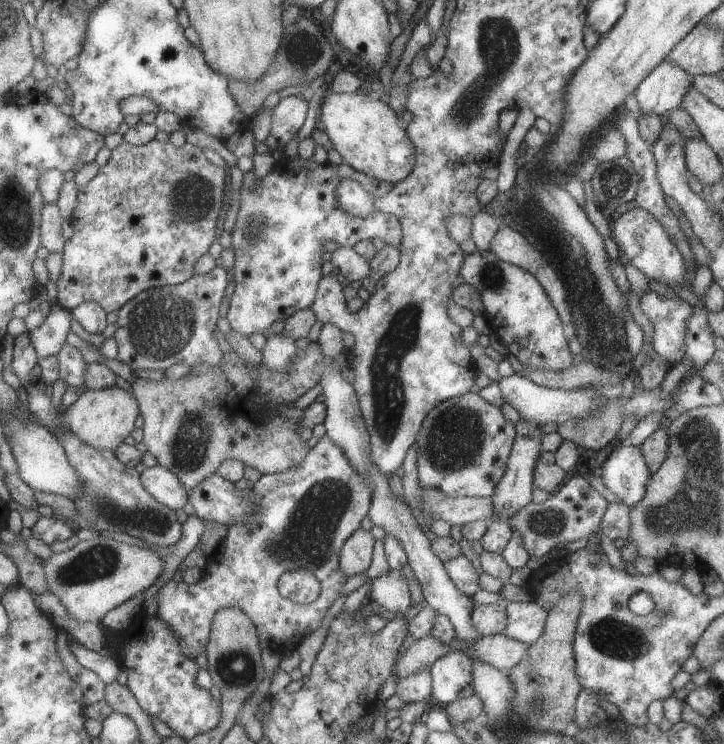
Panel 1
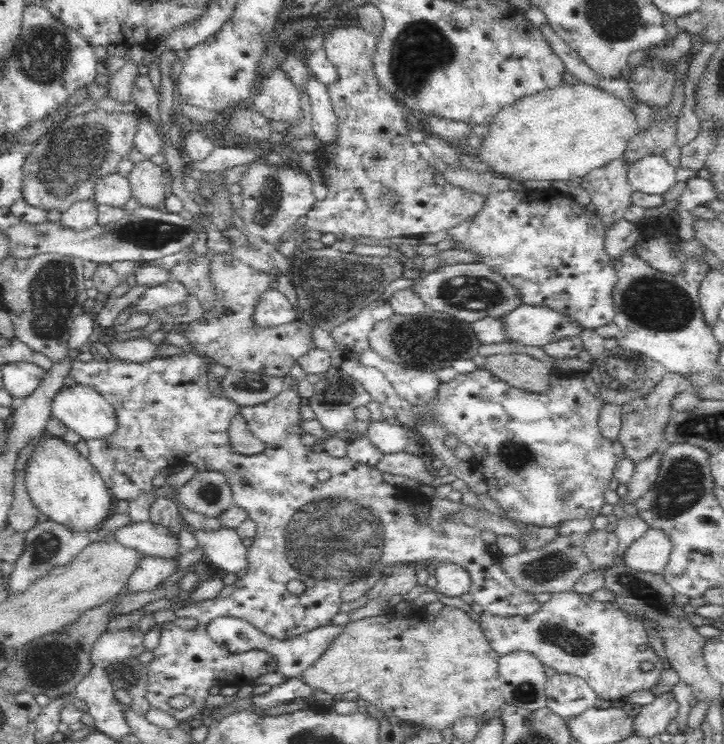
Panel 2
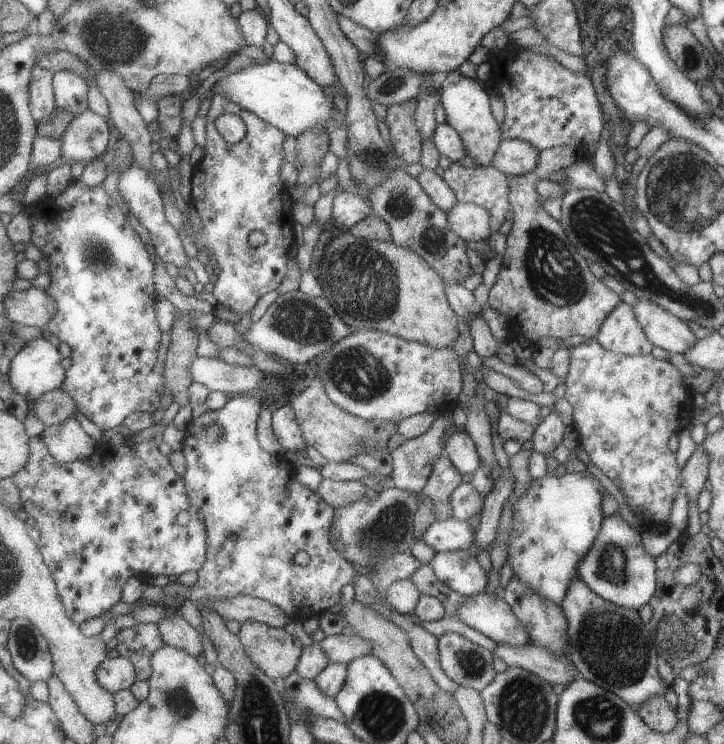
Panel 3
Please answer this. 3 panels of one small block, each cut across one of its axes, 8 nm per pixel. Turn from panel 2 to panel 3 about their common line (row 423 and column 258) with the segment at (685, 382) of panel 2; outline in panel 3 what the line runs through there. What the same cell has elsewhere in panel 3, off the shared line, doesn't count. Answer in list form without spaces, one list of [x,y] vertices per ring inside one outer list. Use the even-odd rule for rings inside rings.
[[[246,620],[238,636],[253,662],[280,683],[295,672],[304,650],[301,640],[290,631],[261,621]]]

